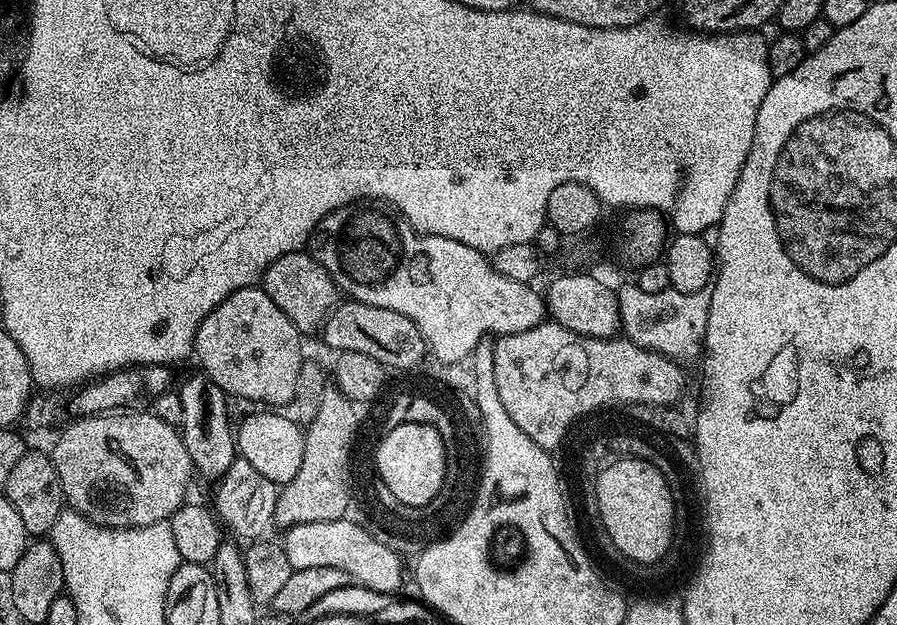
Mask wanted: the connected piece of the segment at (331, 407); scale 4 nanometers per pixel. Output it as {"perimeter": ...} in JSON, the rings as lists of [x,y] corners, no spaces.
{"perimeter":[[[329,386],[324,389],[314,418],[303,429],[302,466],[298,466],[298,474],[279,489],[274,521],[277,529],[287,530],[302,522],[322,522],[340,516],[346,498],[345,457],[352,434],[353,408],[354,401],[343,396],[339,388]]]}

